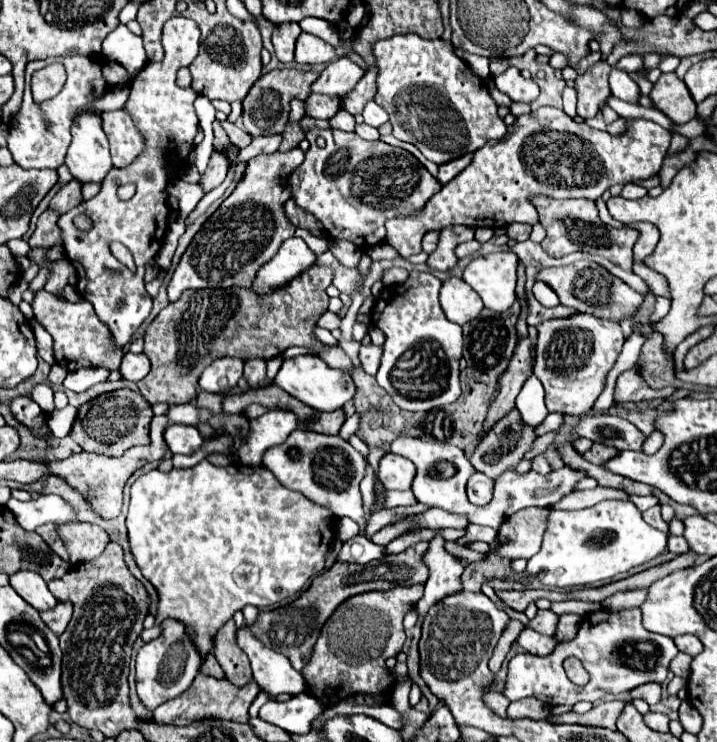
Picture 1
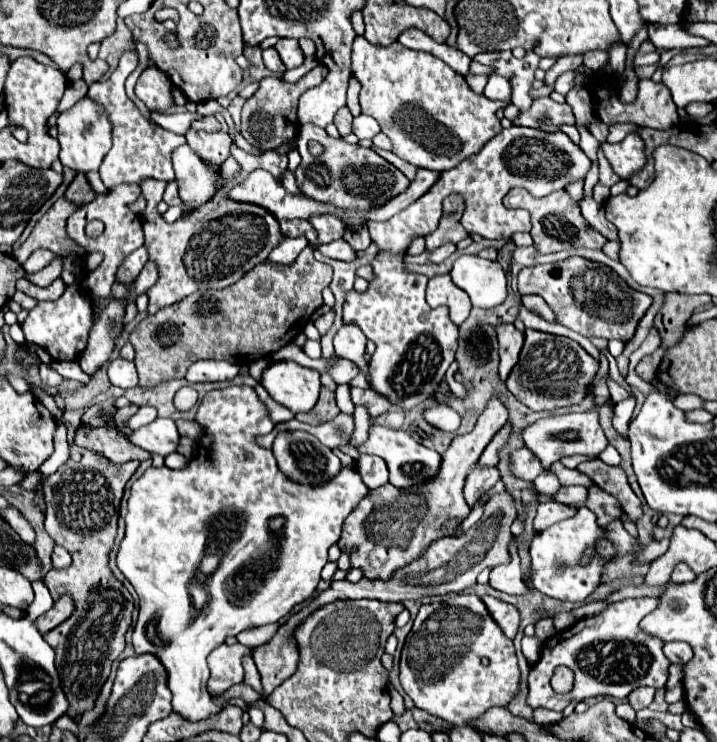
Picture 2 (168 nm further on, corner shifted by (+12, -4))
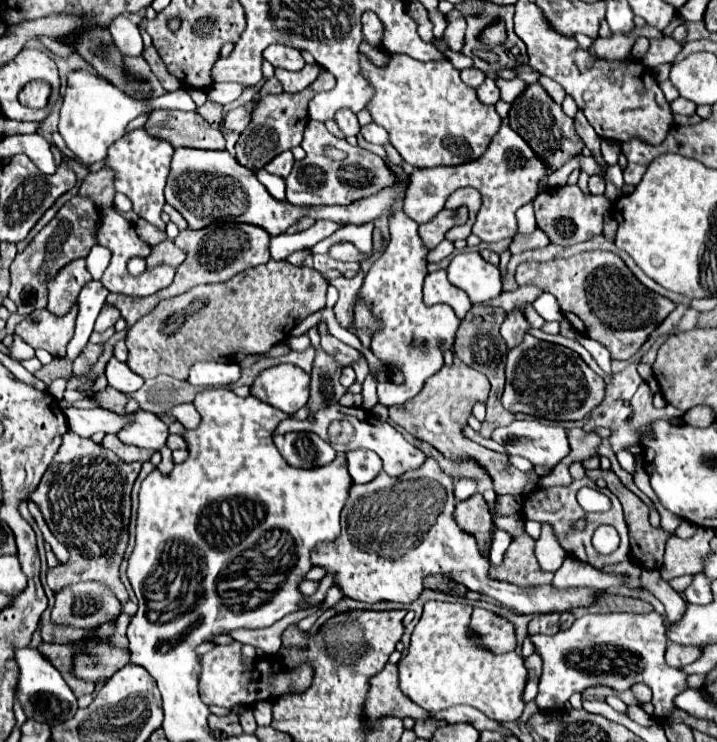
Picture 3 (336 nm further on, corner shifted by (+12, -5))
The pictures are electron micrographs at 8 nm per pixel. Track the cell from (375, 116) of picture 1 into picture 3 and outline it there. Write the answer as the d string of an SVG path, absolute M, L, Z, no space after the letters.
M370 123L366 127L360 129L362 137L368 141L368 143L374 143L374 145L388 145L388 133L384 131L384 127L376 125L376 123Z

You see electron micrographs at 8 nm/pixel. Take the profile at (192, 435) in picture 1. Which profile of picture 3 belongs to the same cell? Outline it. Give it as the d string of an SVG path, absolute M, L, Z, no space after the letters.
M138 409L134 419L118 433L118 439L126 445L158 451L168 437L168 425L154 413Z

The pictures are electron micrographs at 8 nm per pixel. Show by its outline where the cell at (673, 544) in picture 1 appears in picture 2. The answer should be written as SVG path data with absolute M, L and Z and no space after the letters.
M678 562L678 564L674 566L674 570L672 570L672 582L676 582L676 584L690 582L690 580L694 580L694 578L696 578L696 574L694 574L688 566L684 566L682 562Z

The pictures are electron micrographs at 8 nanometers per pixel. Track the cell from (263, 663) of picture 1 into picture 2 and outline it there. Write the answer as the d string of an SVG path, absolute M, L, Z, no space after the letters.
M220 644L212 654L208 656L210 666L210 680L208 680L208 692L210 694L222 694L234 684L244 682L244 668L242 660L250 654L248 646L242 644Z

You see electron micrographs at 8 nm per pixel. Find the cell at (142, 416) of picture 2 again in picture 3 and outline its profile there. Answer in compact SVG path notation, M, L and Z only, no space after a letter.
M64 409L68 427L80 437L92 437L94 433L118 433L132 415L116 415L106 409Z

